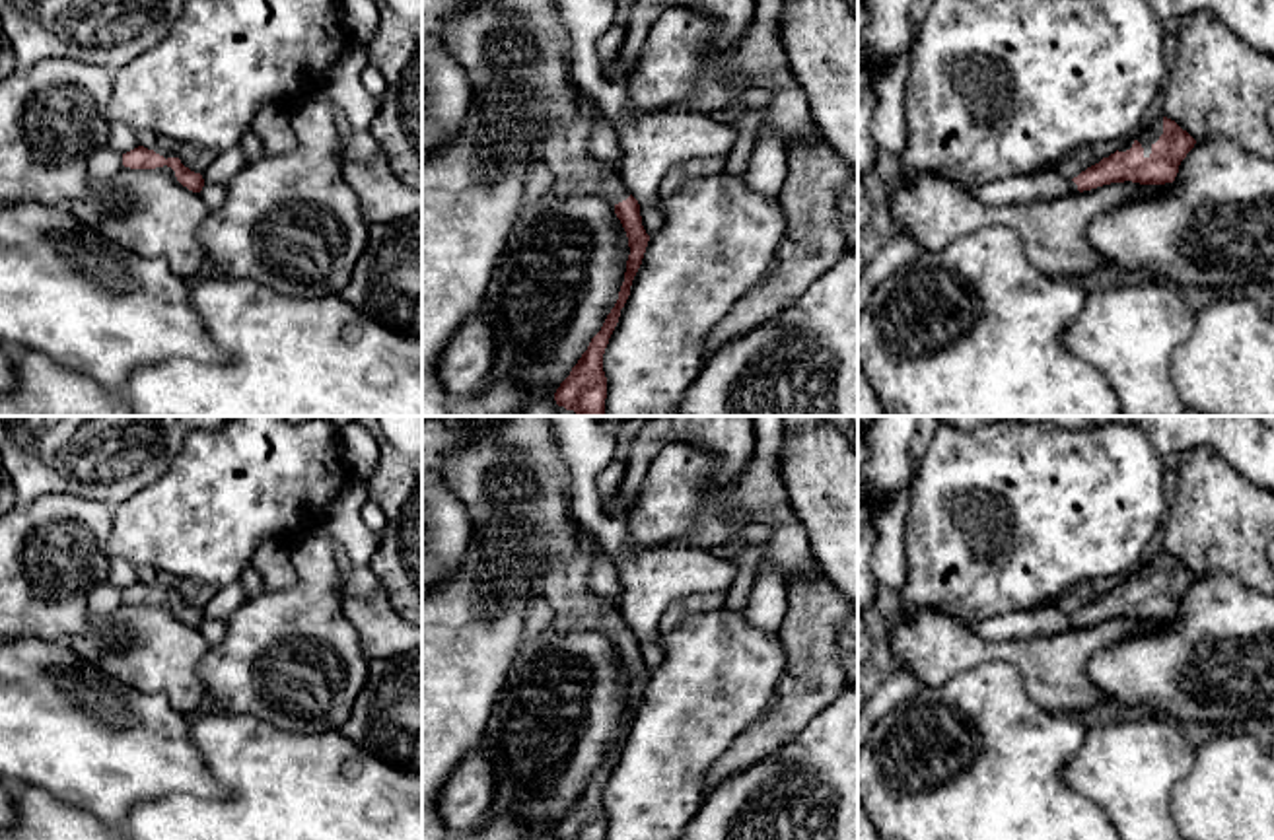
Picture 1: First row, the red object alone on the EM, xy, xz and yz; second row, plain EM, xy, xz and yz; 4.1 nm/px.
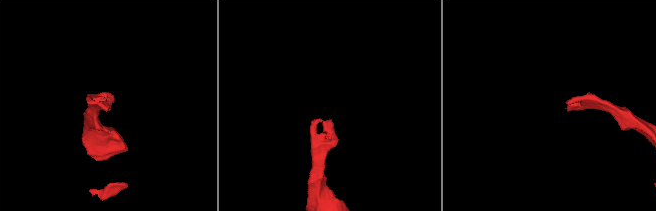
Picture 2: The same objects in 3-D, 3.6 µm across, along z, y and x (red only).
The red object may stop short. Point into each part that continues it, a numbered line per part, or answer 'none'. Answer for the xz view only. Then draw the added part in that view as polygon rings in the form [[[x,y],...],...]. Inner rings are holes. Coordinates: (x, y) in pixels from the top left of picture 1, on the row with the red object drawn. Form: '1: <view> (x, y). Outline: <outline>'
1: xz (565, 148). Outline: [[[576,84],[576,115],[552,128],[543,140],[543,158],[554,177],[554,191],[560,196],[599,196],[613,206],[626,200],[620,171],[593,159],[587,152],[595,119],[595,103]]]

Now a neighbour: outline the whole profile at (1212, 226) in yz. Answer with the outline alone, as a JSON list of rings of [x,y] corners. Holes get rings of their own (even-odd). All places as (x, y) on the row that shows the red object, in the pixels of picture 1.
[[[1225,138],[1196,142],[1173,183],[1159,185],[1148,198],[1097,214],[1087,228],[1087,241],[1111,268],[1177,288],[1227,294],[1274,282],[1274,161]]]

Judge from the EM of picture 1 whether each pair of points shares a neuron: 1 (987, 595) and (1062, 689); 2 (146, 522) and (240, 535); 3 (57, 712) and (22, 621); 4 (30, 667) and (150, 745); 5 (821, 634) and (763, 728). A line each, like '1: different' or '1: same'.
1: different
2: same
3: different
4: same
5: same

